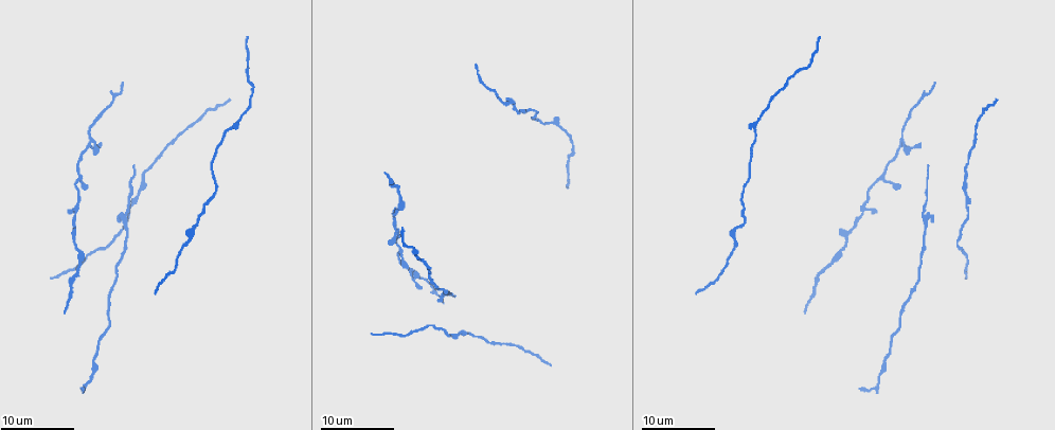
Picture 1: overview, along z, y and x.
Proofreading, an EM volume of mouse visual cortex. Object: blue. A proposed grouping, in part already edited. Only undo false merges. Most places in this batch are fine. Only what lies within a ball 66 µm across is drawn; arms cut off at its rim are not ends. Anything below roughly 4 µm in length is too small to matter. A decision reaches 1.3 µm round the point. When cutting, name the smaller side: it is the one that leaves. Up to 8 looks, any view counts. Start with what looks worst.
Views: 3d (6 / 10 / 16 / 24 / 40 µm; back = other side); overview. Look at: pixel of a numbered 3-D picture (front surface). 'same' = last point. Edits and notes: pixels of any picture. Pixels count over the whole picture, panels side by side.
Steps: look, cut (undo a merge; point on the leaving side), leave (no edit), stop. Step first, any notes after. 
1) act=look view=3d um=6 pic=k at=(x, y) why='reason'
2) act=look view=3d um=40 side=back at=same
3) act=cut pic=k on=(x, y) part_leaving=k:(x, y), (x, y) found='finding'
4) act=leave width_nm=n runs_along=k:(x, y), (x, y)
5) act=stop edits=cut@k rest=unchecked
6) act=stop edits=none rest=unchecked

act=look view=3d um=16 pic=1 at=(122, 216)

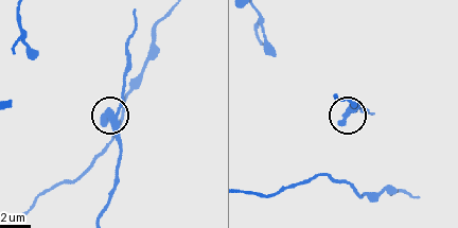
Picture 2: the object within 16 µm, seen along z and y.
act=leave found='continuous, no second neuron'

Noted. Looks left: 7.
act=look view=3d um=16 pic=1 at=(860, 213) why='three arms meet'

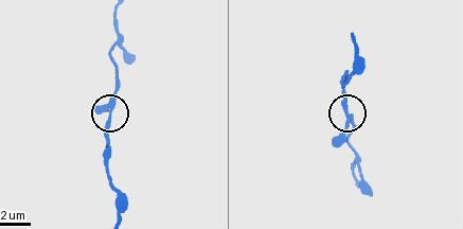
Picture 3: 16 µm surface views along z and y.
act=leave arms=3 runs_along=3:(116, 189), (109, 179), (105, 126), (117, 84), (117, 66) found='all the same neuron'

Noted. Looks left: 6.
act=look view=3d um=10 pic=1 at=(94, 354)

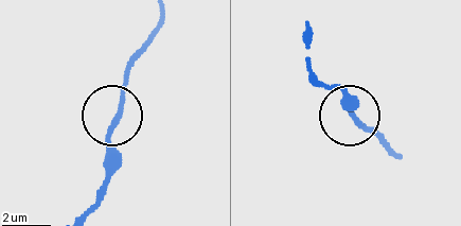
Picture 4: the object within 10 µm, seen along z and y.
act=leave runs_along=4:(162, 15), (129, 70), (107, 137), (107, 171) found='all the same neuron'

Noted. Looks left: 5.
act=look view=3d um=10 pic=1 at=(74, 242) why='thin neck'

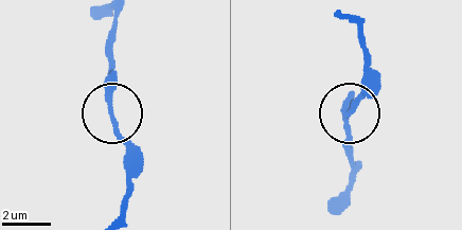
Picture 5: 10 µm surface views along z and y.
act=leave found='continuous, no second neuron'

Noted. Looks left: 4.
act=stop edits=none rest=unchecked

